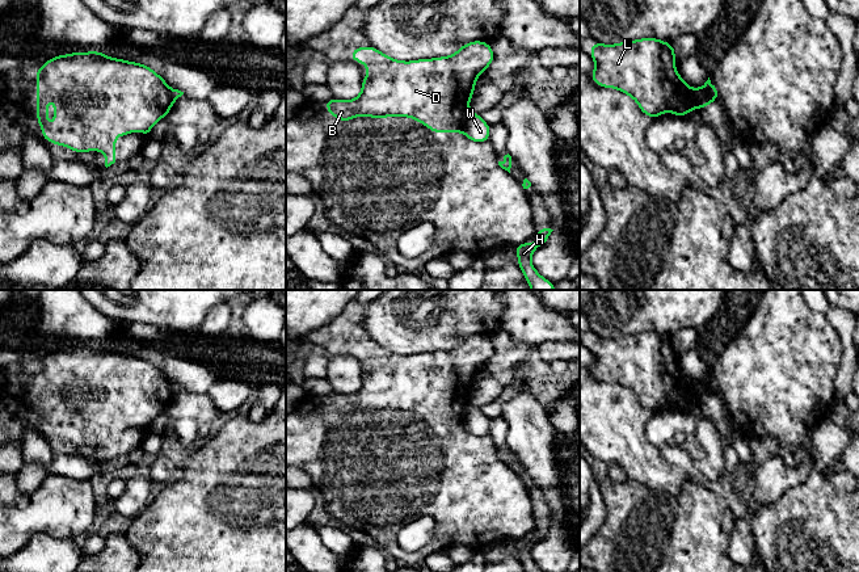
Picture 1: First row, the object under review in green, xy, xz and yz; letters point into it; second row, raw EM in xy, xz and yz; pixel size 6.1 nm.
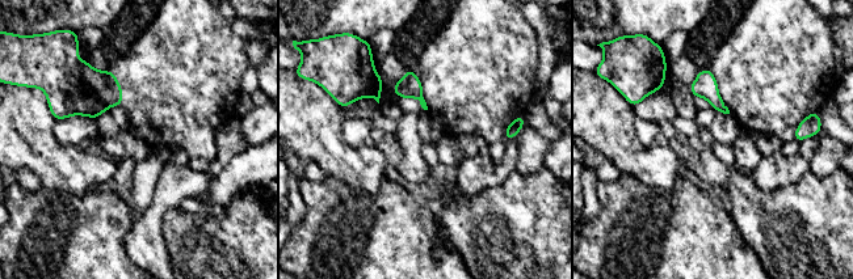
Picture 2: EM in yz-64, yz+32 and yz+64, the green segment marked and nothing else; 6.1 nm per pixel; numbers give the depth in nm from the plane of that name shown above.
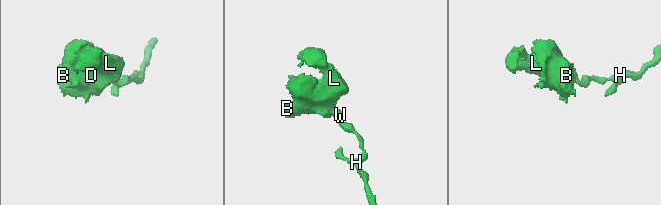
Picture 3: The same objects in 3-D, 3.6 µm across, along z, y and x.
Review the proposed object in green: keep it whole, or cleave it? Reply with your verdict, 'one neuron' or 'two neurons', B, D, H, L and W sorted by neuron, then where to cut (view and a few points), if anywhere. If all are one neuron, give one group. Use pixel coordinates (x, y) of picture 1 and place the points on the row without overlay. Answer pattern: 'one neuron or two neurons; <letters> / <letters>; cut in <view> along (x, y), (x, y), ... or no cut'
two neurons; B D L / H W; cut in xz along (467, 402), (463, 409), (462, 424)

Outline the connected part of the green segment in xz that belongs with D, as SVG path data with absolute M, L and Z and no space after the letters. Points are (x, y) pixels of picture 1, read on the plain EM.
M472 335L455 348L433 353L401 356L392 353L372 340L355 341L349 352L367 359L359 390L350 395L329 392L325 403L332 411L348 416L353 411L412 411L422 416L431 426L462 426L464 405L473 390L475 378L494 353L489 337Z

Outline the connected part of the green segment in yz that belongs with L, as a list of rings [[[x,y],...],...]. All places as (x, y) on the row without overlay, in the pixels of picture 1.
[[[653,331],[616,338],[594,336],[590,340],[590,346],[595,356],[595,363],[590,367],[591,374],[599,380],[615,382],[628,388],[637,396],[640,404],[652,413],[666,405],[685,411],[692,403],[709,399],[706,394],[696,391],[698,383],[690,382],[675,366],[674,340],[669,336]]]

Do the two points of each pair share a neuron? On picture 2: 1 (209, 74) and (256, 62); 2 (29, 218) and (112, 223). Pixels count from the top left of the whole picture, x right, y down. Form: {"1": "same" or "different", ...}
{"1": "different", "2": "same"}

